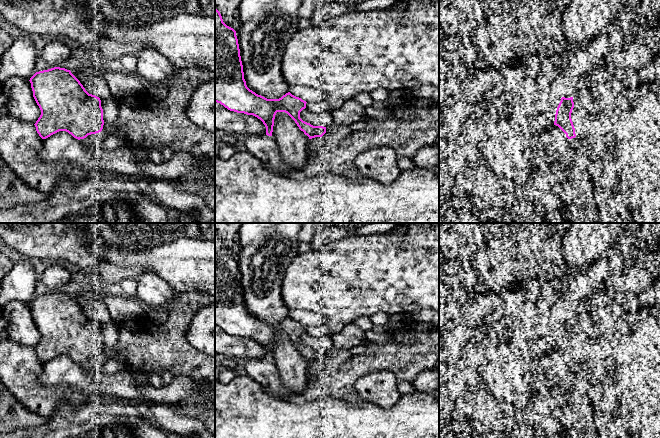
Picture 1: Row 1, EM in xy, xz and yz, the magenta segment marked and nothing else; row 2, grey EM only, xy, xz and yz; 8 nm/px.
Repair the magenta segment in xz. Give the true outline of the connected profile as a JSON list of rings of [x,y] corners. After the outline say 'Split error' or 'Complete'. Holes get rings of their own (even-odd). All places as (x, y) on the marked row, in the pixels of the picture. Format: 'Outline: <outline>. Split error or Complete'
Outline: [[[215,7],[215,102],[220,103],[230,111],[253,115],[260,119],[266,127],[266,135],[272,136],[274,119],[277,112],[287,113],[309,139],[322,137],[326,127],[313,126],[300,118],[300,112],[306,108],[306,101],[286,93],[279,99],[267,99],[250,90],[244,79],[243,65],[236,31],[227,26],[220,12]]]. Complete

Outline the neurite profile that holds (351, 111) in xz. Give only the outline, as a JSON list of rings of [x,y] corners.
[[[353,98],[346,101],[340,108],[332,110],[333,124],[326,127],[326,132],[338,125],[348,125],[360,121],[364,116],[364,108]]]

